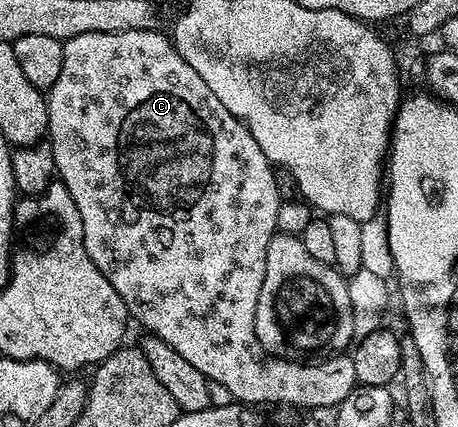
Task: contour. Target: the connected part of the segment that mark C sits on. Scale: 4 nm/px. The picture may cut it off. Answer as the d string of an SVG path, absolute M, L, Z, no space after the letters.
M159 29L131 30L130 32L82 32L82 36L74 36L67 39L64 42L62 72L58 72L58 80L54 80L54 84L46 91L48 100L48 132L46 138L52 147L52 159L56 165L59 181L63 182L65 188L70 192L70 196L78 208L78 216L82 216L82 232L84 233L86 252L90 256L90 260L94 260L98 272L102 272L102 276L106 276L106 280L110 280L110 284L114 284L114 292L118 292L118 296L122 296L122 304L126 304L129 315L135 321L137 318L145 326L143 329L147 333L158 336L167 346L174 348L174 352L178 352L178 356L182 356L188 363L194 364L194 368L198 368L198 372L202 372L202 376L206 376L209 382L217 382L226 387L232 399L237 403L247 404L252 408L264 406L267 402L282 402L286 406L301 406L304 410L320 410L323 406L335 408L340 405L342 400L346 400L346 396L350 396L350 392L358 384L351 353L341 352L319 360L276 358L273 354L268 354L264 351L256 335L256 305L258 304L258 292L262 288L262 280L266 276L266 248L270 244L272 235L277 233L278 208L282 201L280 190L276 187L277 171L262 152L262 148L258 148L258 140L254 140L254 136L250 136L250 132L243 122L228 111L226 104L222 104L222 100L218 100L218 96L214 96L214 92L210 92L210 88L206 88L206 80L202 80L202 76L198 76L198 72L194 72L194 68L190 68L190 64L186 64L186 60L182 60L182 56L178 56L178 52L175 46L172 45L171 39L165 33L164 35L160 33Z

